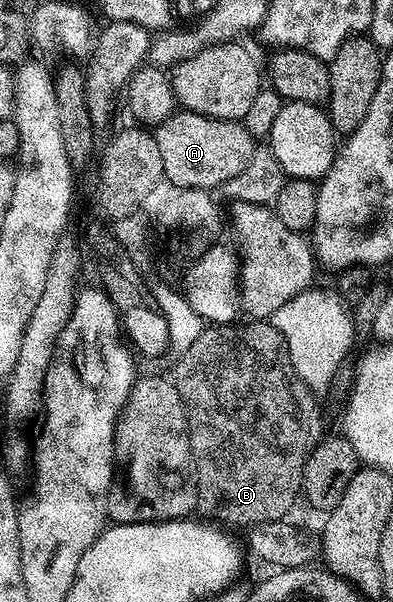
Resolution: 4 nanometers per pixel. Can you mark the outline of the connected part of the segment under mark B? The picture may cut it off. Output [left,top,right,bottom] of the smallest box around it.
[172,320,322,528]

